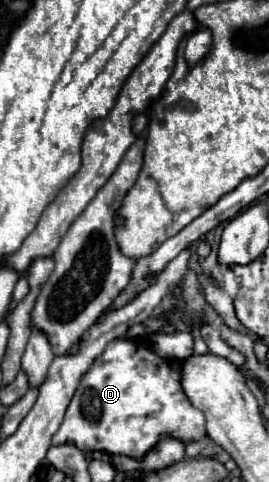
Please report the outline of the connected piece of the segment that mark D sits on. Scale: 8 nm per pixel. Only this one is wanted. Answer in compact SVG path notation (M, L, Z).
M112 340L82 376L52 444L74 444L80 450L124 454L140 460L150 448L154 448L162 434L178 436L182 442L192 442L206 434L202 412L198 412L198 408L182 396L182 388L178 388L178 366L160 358L144 340Z

